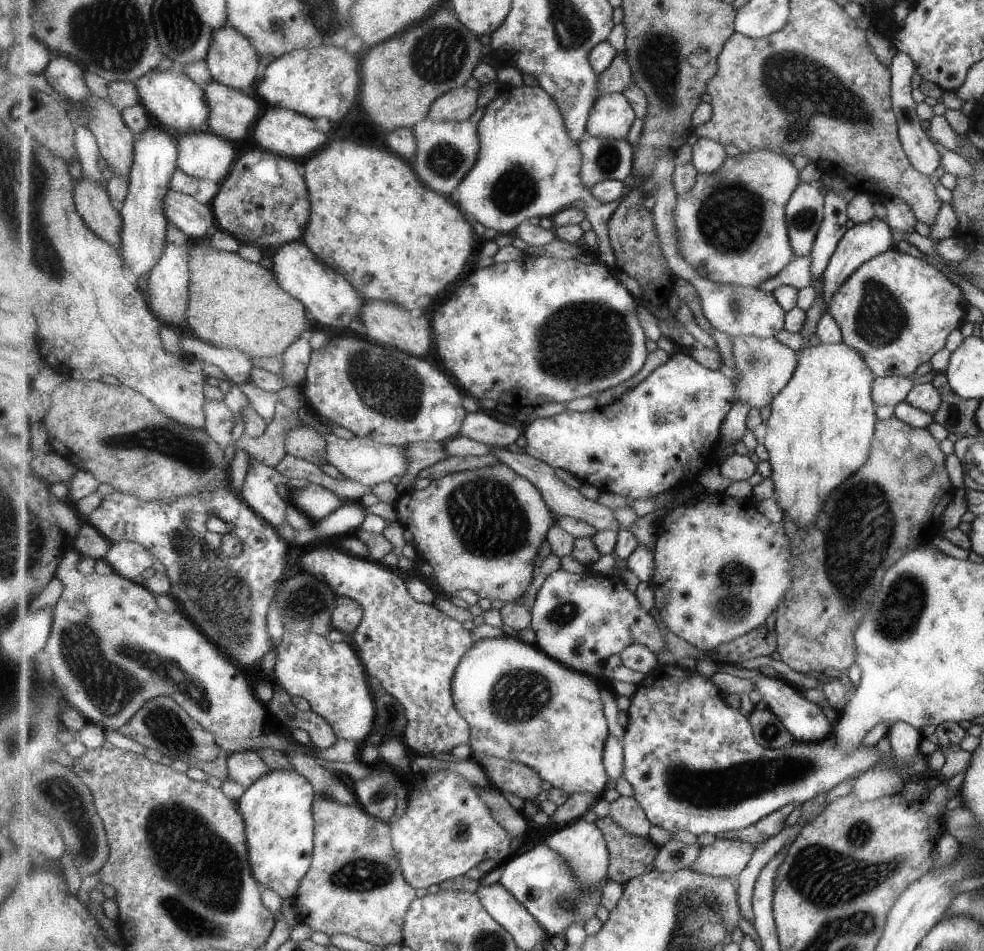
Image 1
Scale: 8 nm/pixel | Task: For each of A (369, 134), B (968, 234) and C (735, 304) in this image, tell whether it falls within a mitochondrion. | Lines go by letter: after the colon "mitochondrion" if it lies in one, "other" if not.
A: other
B: other
C: mitochondrion

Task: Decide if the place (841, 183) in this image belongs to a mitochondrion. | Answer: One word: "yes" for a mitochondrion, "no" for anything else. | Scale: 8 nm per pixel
no

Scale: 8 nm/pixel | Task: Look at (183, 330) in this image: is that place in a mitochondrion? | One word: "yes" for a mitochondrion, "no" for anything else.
no

